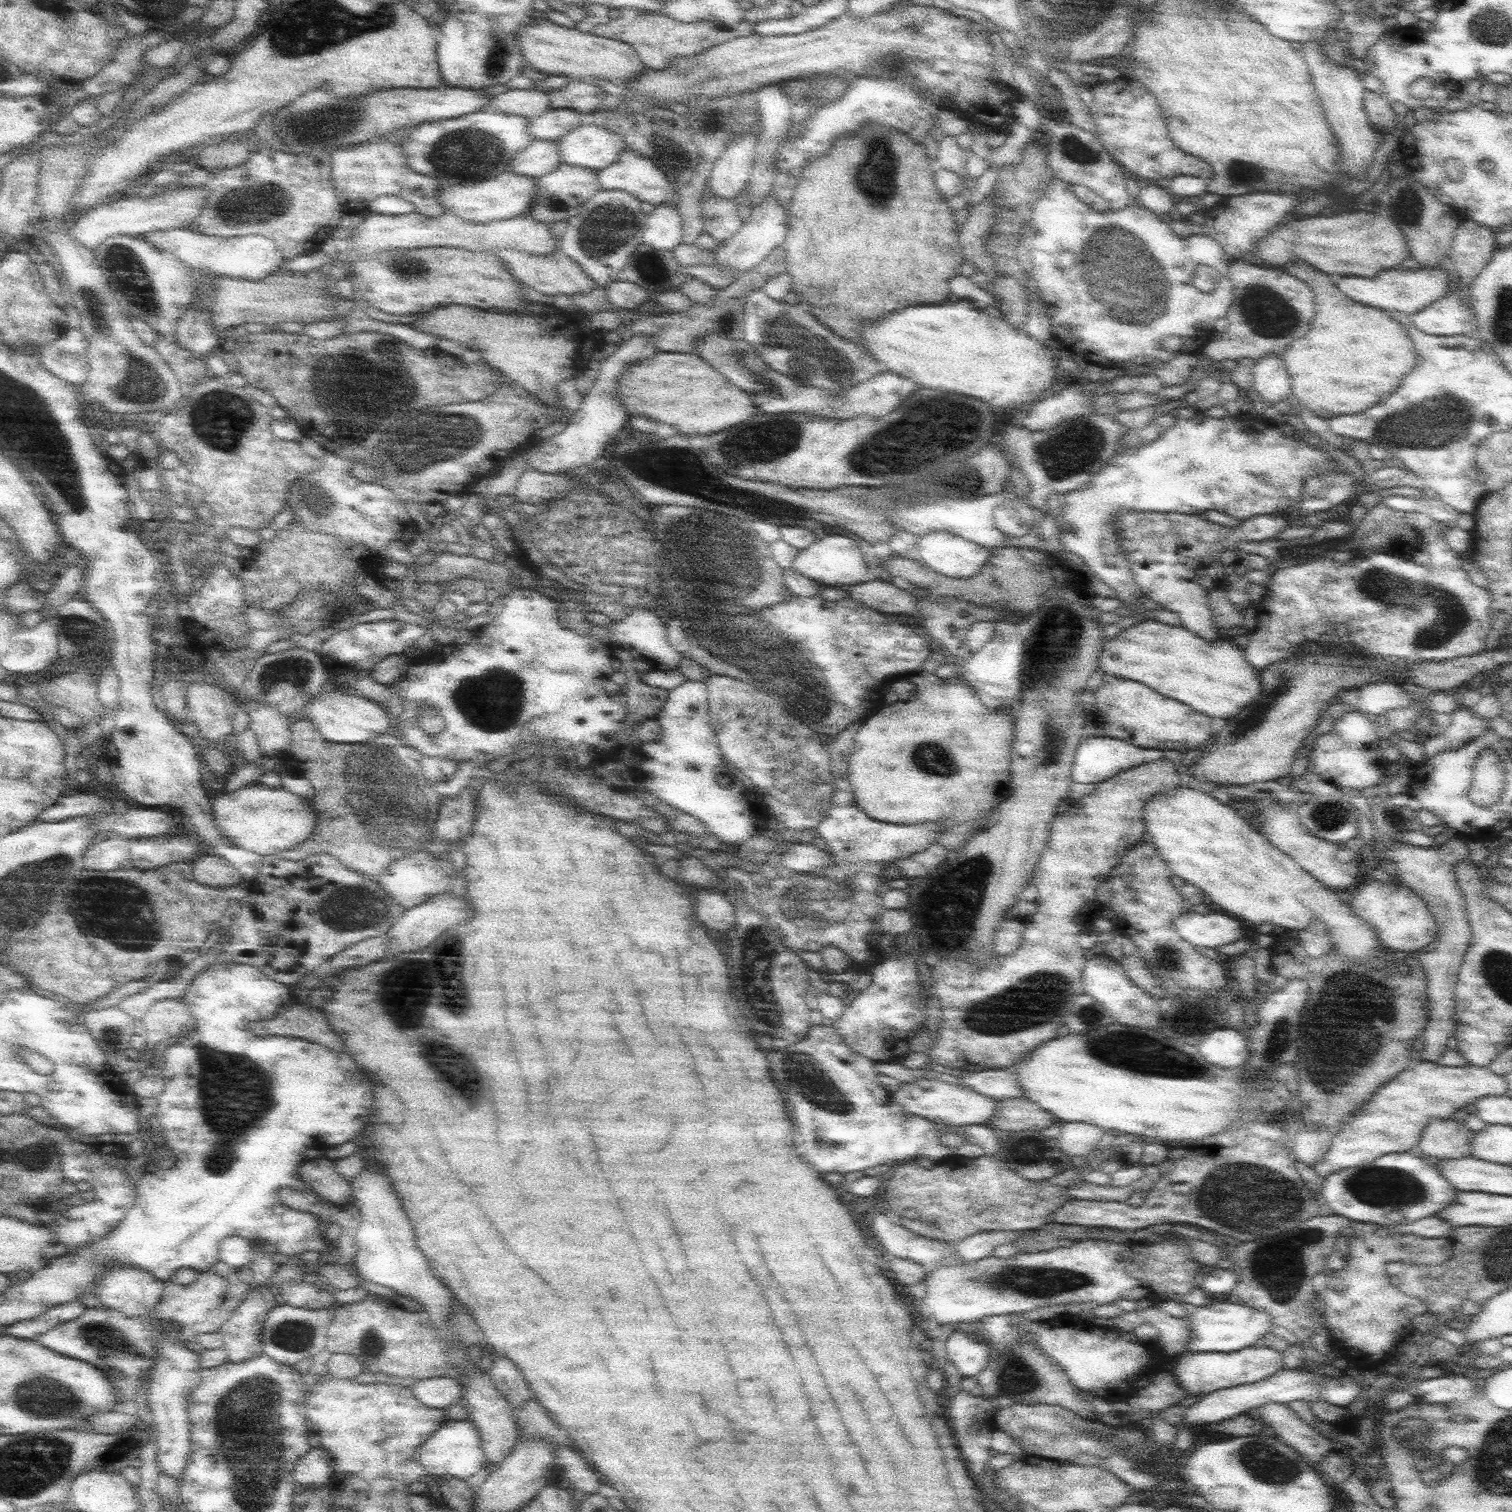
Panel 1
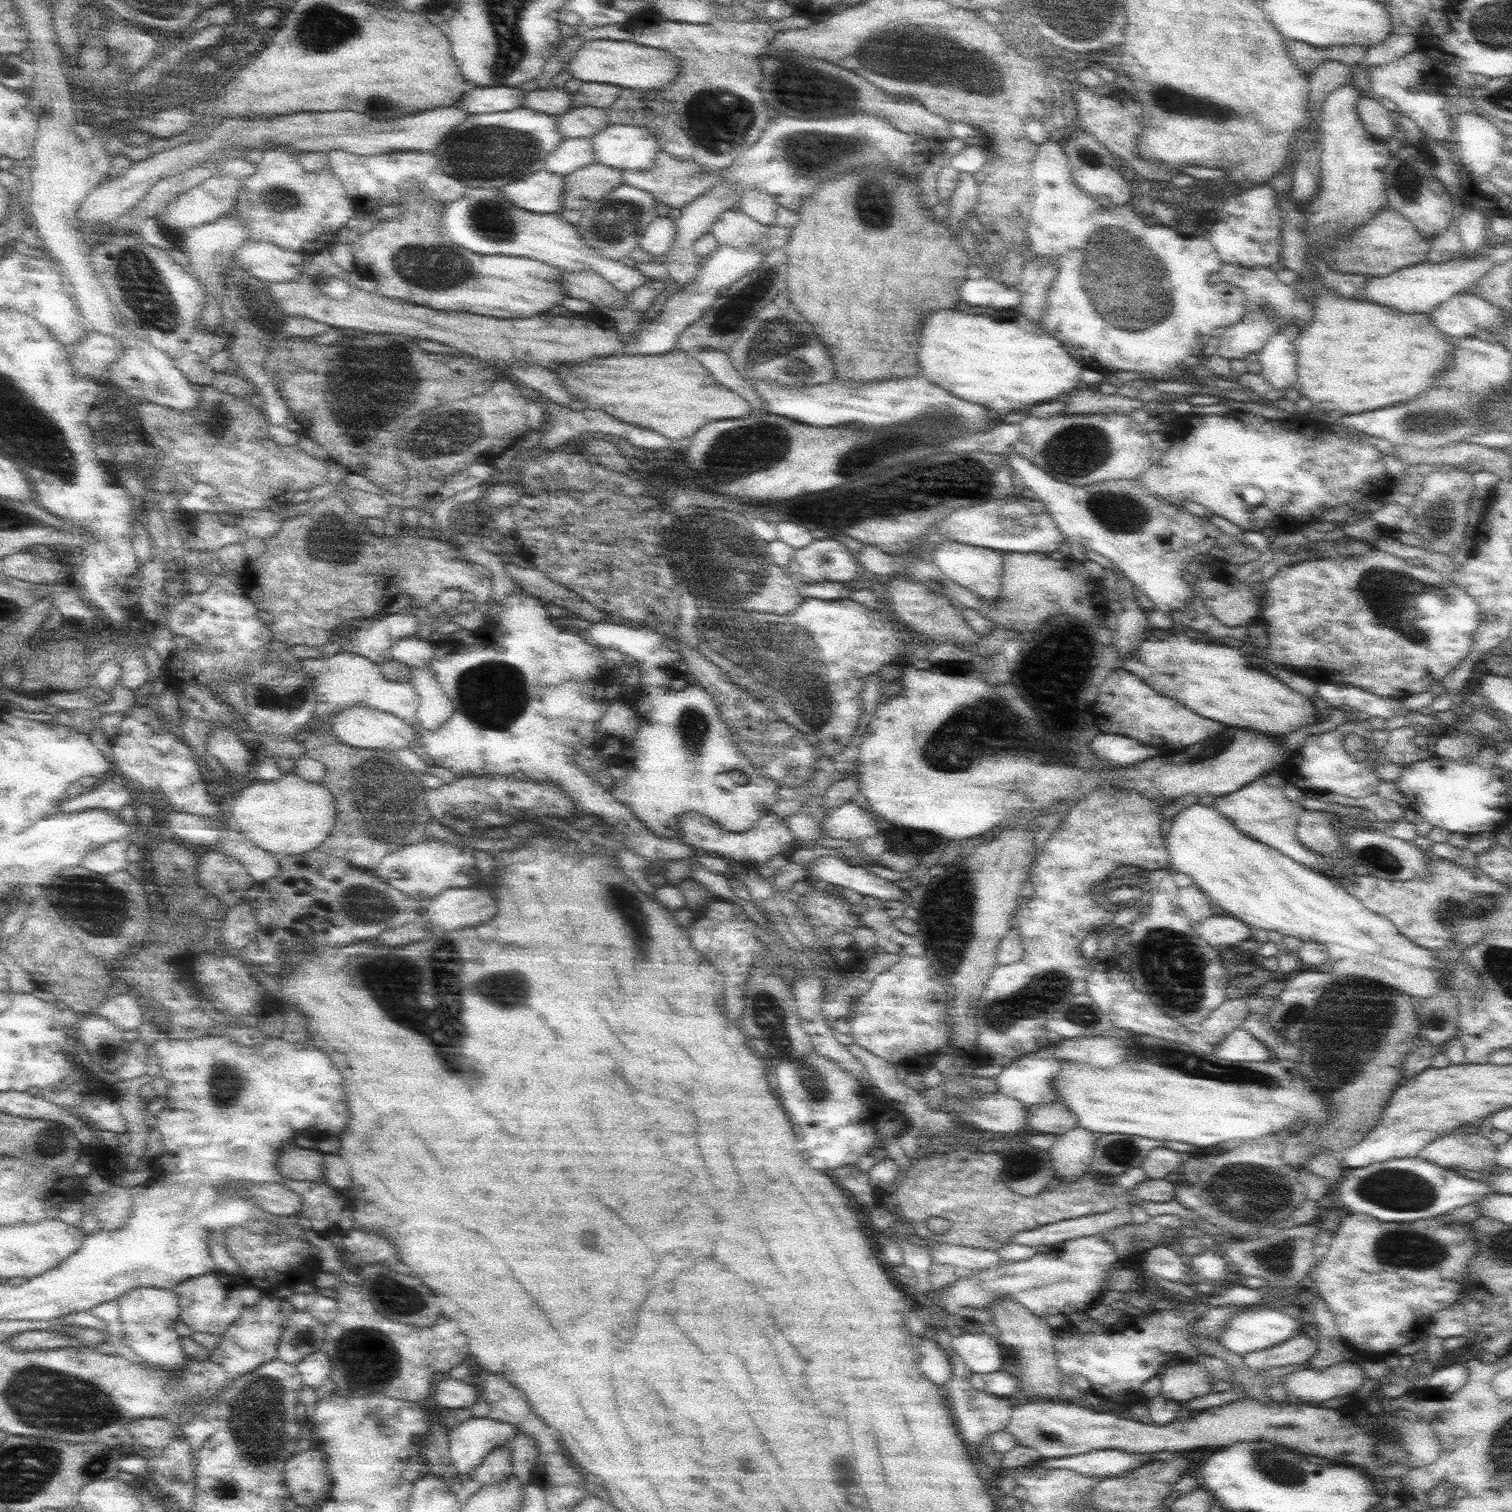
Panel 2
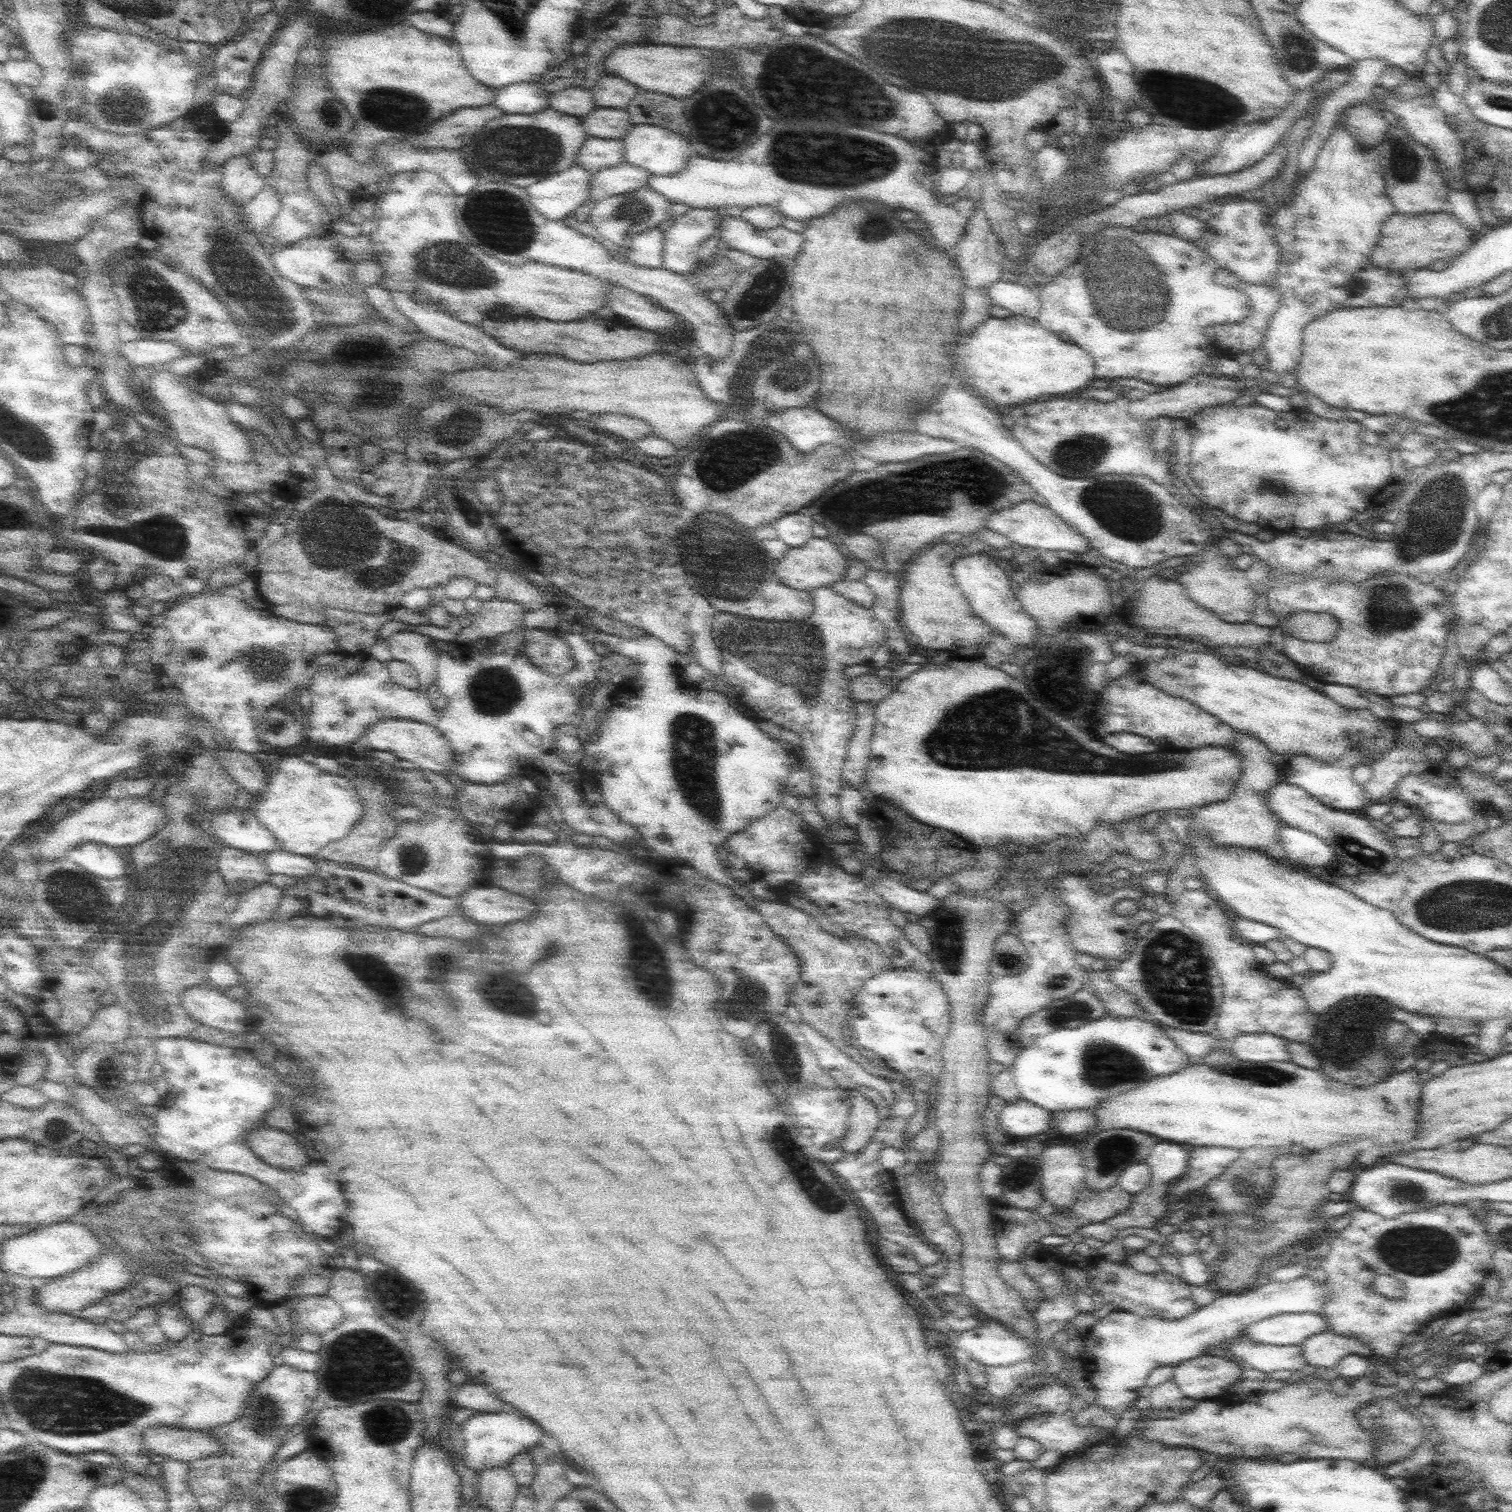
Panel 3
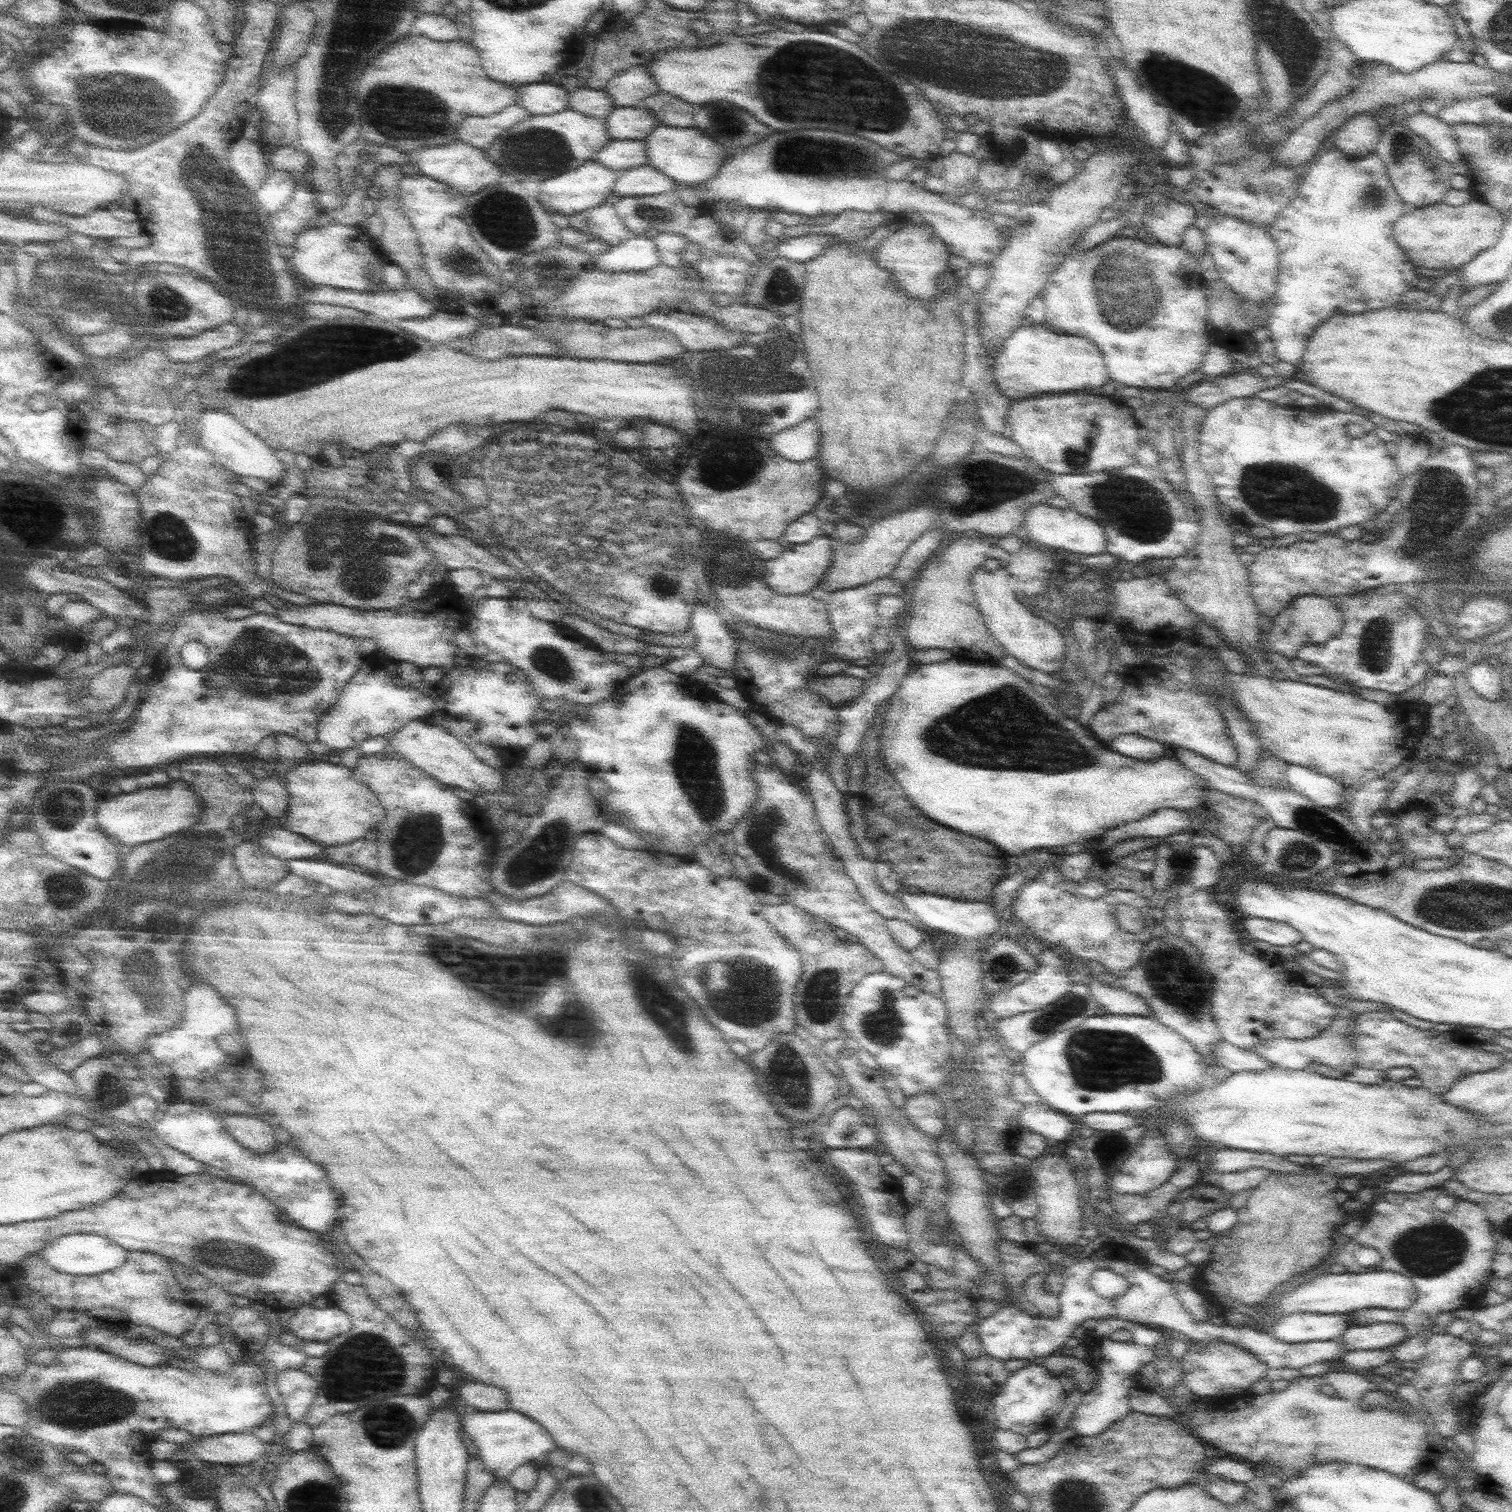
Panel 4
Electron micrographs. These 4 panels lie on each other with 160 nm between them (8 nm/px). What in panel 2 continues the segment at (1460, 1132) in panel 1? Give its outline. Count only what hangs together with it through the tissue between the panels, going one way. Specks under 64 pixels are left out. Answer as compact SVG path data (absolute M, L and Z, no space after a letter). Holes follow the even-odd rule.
M1454 1132L1430 1142L1419 1152L1419 1157L1444 1168L1484 1170L1497 1165L1497 1146L1481 1132L1463 1135Z

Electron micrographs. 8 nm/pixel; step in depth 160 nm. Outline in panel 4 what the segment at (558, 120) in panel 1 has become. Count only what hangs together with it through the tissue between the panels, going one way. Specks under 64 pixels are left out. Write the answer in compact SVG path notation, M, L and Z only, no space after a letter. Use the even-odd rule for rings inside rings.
M640 106L615 107L604 119L611 140L644 141L661 124L651 110Z

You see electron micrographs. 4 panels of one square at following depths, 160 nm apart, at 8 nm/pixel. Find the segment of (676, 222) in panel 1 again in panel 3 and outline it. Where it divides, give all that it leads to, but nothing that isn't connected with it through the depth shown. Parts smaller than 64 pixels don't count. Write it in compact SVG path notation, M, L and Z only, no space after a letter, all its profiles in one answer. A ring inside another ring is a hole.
M652 228L650 230L646 230L646 232L642 232L637 234L630 246L627 249L622 251L622 257L627 258L634 266L639 266L640 268L660 268L663 266L663 250L664 250L664 239L665 239L665 231L662 231L656 228Z

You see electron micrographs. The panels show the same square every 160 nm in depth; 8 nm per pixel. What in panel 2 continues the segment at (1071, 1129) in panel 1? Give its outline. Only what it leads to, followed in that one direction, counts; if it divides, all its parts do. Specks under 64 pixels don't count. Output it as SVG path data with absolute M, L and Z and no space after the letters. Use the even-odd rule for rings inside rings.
M1078 1125L1076 1130L1056 1138L1050 1151L1054 1183L1071 1184L1089 1170L1093 1161L1096 1138L1090 1130Z

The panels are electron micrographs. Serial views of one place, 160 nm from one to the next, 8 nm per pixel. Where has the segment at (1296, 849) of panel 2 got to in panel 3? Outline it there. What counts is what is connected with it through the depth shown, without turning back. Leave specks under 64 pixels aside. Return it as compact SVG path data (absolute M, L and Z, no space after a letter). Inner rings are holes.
M1238 731L1235 750L1242 757L1242 772L1233 792L1227 799L1222 800L1220 803L1212 803L1201 807L1198 814L1191 817L1189 828L1207 830L1211 841L1215 842L1218 846L1242 846L1252 849L1265 849L1266 847L1274 846L1274 844L1281 845L1281 838L1279 836L1281 835L1281 828L1284 824L1281 824L1281 820L1278 820L1269 811L1263 794L1282 782L1283 768L1272 761L1273 752L1268 748L1268 745L1249 732Z

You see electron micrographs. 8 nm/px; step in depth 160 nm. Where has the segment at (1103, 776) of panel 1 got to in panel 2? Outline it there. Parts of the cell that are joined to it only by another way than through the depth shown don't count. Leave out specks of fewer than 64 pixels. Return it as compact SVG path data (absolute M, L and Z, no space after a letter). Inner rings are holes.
M1100 734L1092 740L1091 749L1098 758L1106 760L1116 770L1118 767L1144 762L1163 753L1151 744L1142 744L1135 738L1121 734Z

